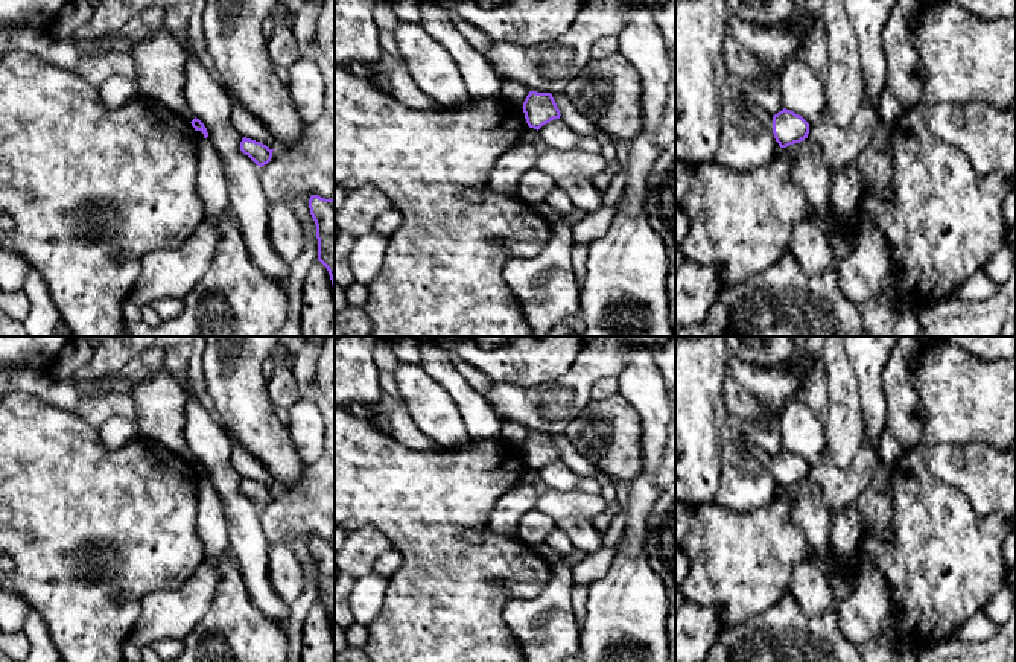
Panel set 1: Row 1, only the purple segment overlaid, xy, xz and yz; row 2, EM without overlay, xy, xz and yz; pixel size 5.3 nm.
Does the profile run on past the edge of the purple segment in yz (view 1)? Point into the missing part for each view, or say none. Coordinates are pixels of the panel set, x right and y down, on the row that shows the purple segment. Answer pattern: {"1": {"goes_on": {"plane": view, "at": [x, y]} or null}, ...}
{"1": {"goes_on": null}}

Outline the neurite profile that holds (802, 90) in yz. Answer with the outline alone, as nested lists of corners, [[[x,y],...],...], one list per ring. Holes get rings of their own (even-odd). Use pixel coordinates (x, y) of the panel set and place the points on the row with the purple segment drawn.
[[[803,49],[786,61],[776,88],[783,108],[802,116],[809,128],[826,119],[824,79],[806,64]]]

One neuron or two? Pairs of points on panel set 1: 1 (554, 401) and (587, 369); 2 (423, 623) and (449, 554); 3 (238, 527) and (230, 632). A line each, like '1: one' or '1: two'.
1: one
2: one
3: two

